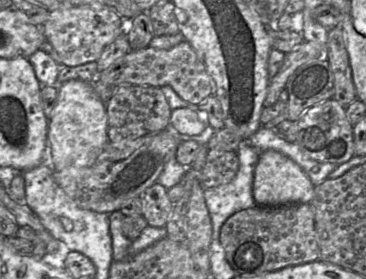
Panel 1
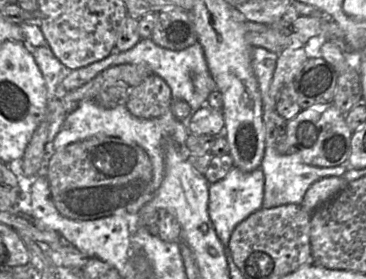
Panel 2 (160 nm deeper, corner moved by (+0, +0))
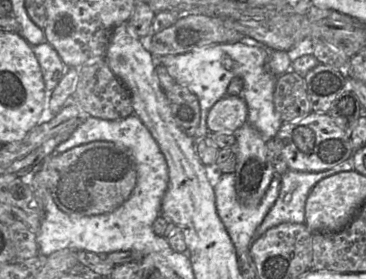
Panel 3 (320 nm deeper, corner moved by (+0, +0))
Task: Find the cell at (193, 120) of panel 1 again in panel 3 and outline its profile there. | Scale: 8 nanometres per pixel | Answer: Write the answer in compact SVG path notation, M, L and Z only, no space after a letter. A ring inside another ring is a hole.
M225 96L217 101L207 116L207 126L212 133L234 133L248 119L248 107L240 96Z

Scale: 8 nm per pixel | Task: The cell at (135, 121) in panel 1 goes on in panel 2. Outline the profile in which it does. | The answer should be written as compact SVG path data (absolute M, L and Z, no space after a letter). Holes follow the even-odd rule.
M152 74L129 90L126 108L137 118L158 118L170 111L172 92L160 76Z

